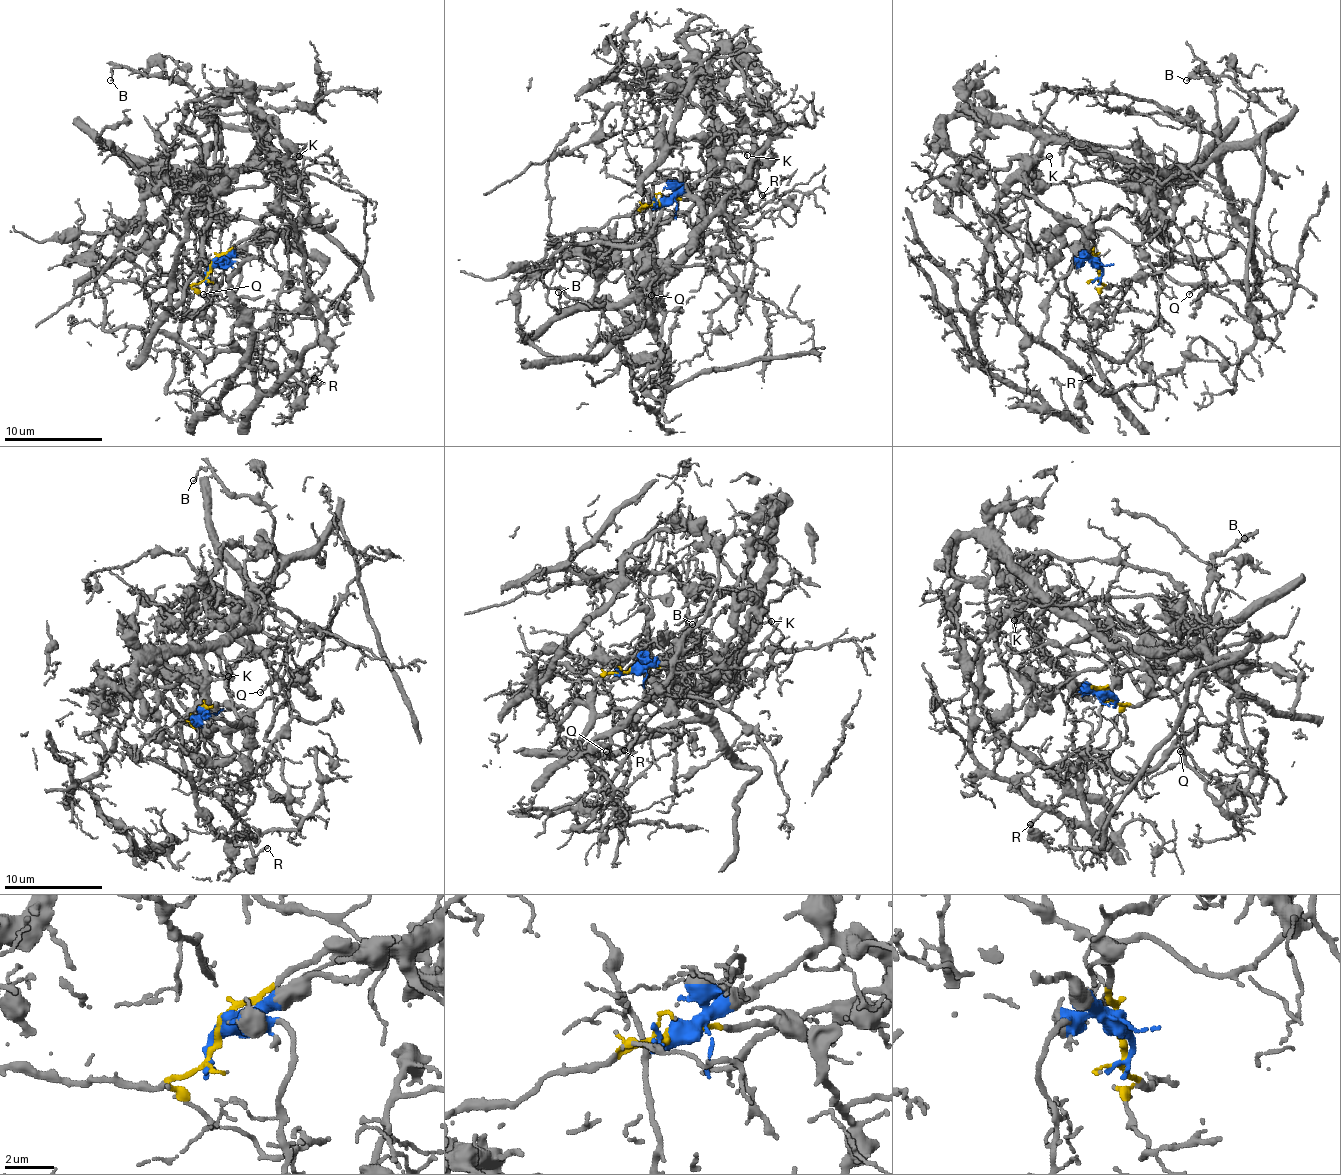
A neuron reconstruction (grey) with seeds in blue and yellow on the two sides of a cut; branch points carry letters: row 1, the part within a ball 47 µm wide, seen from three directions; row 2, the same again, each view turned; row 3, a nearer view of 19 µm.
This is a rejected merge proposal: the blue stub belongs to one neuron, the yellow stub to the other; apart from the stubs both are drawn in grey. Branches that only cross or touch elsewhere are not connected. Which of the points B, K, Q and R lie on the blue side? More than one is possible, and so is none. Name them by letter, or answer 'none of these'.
K, R

